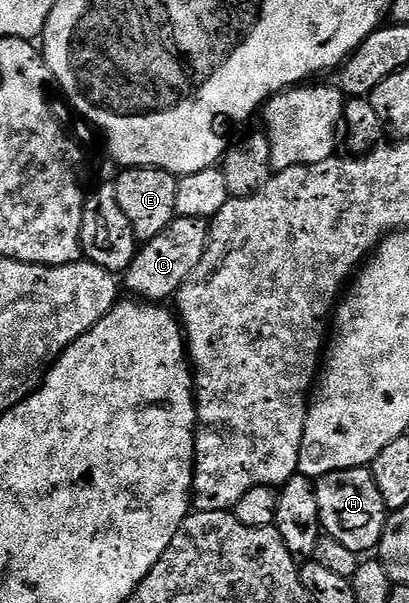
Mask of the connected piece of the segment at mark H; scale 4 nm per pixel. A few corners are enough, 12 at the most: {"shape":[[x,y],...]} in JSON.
{"shape":[[368,467],[316,485],[324,535],[372,553],[387,515]]}

